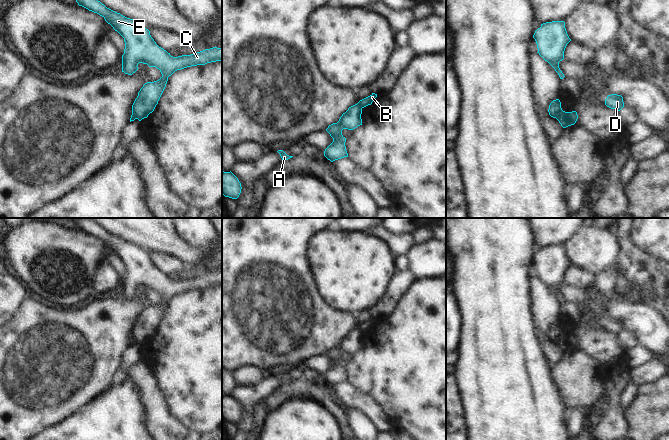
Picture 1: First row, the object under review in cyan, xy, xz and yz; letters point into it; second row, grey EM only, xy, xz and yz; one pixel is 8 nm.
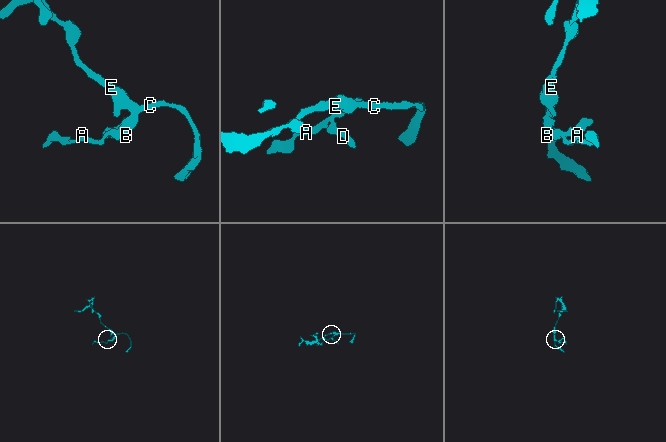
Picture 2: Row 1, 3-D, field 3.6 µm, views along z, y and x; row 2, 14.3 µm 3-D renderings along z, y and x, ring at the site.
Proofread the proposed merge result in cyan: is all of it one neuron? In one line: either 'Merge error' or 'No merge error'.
Merge error.

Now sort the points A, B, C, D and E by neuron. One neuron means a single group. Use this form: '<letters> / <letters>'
A D / B C E

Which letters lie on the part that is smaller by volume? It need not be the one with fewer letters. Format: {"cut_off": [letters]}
{"cut_off": ["A", "D"]}

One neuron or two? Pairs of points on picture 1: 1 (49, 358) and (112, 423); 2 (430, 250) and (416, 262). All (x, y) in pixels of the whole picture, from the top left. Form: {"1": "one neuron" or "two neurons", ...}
{"1": "two neurons", "2": "one neuron"}

